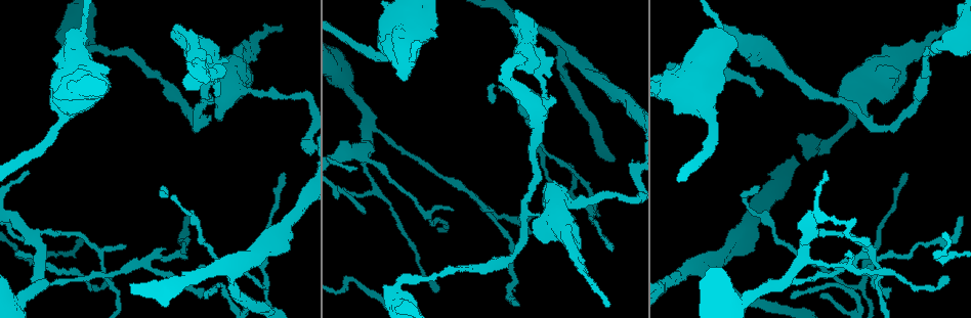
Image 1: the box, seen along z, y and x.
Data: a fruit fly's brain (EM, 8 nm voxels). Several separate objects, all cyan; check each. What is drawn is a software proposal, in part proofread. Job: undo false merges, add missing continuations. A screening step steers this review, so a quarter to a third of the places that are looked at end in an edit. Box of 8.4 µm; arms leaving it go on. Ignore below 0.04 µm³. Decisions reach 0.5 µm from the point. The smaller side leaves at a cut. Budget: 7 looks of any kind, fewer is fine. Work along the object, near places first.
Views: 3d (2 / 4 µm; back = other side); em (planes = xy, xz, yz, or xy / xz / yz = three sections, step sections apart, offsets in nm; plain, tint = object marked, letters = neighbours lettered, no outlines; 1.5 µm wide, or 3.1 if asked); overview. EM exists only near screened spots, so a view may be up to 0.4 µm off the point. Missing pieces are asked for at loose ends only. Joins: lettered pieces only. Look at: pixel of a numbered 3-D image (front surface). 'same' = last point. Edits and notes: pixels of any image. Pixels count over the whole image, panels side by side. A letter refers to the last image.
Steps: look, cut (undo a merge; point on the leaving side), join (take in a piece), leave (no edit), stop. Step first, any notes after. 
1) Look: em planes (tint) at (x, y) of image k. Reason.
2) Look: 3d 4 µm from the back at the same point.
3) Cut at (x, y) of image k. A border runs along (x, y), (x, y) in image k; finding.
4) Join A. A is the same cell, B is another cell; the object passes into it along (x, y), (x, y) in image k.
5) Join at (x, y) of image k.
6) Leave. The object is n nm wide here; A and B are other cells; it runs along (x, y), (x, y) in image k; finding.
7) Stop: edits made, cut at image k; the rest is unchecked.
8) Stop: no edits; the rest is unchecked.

Look: em planes (letters) at (414, 61) of image 1. Calibre changes.

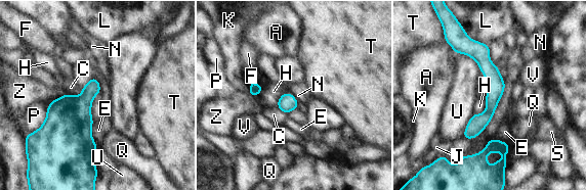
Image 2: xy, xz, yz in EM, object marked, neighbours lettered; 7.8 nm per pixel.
Leave. A, C, E, F, H, J, K, L, N, P, Q, S, T, U, V and Z are other cells; a border runs along (504, 81), (489, 124), (463, 139) in image 2; continuous, no second neuron.

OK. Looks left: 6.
Look: 3d 2 µm at (370, 124) of image 1. Thick turns thin.

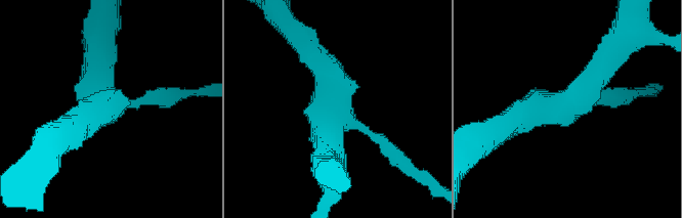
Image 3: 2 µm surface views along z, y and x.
Look: em planes (letters) at (104, 100) of image 3.

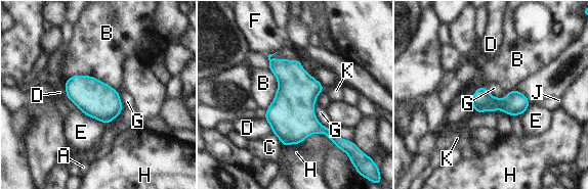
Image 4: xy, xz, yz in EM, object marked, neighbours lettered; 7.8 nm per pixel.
Leave. A, B, C, D, E, F, G, H, J and K are other cells; a border runs along (67, 79), (89, 75), (117, 91) in image 4; all the same neuron.

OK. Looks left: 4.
Look: em planes (letters) at (15, 254) of image 1. Thin end.

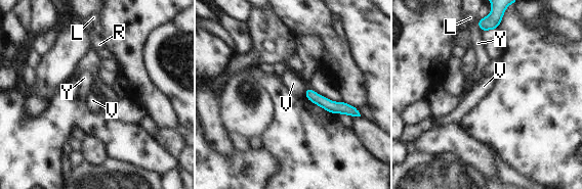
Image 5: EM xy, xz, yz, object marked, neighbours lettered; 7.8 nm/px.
Leave. L, R, V and Y are other cells; it runs along (307, 91), (333, 107), (356, 113) in image 5; none of them fits.

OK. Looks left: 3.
Stop: no edits; the rest is unchecked.

